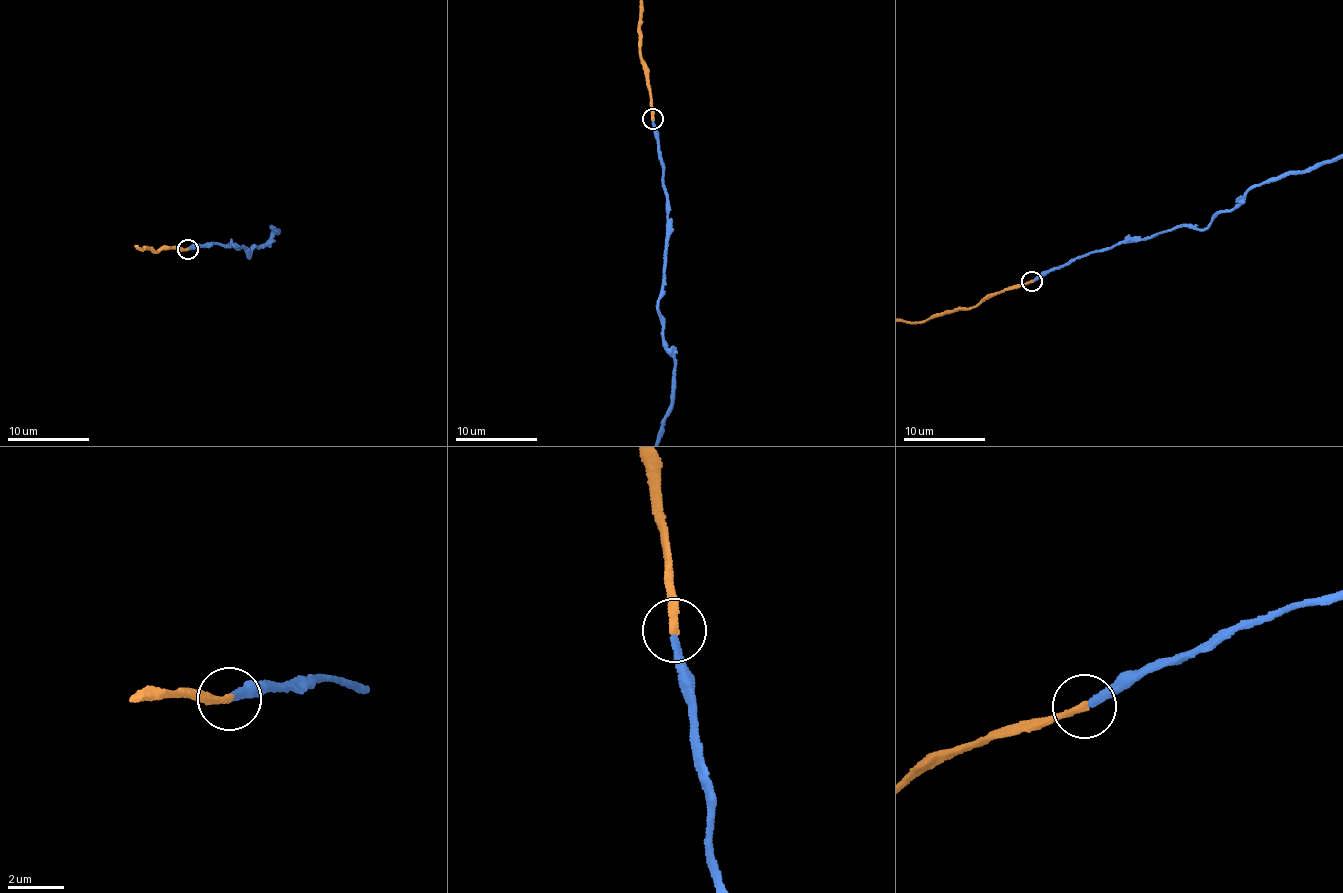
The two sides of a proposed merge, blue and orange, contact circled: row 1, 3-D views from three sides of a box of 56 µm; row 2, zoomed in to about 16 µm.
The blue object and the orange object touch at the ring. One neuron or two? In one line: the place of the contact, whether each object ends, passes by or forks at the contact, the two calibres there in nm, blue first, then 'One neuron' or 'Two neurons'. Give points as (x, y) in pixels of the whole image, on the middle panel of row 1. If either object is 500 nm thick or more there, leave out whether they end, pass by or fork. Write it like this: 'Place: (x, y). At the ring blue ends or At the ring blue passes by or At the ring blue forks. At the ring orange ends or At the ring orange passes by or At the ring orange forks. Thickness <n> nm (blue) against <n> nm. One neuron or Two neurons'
Place: (653, 119). At the ring blue ends. At the ring orange ends. Thickness 240 nm (blue) against 280 nm. One neuron

